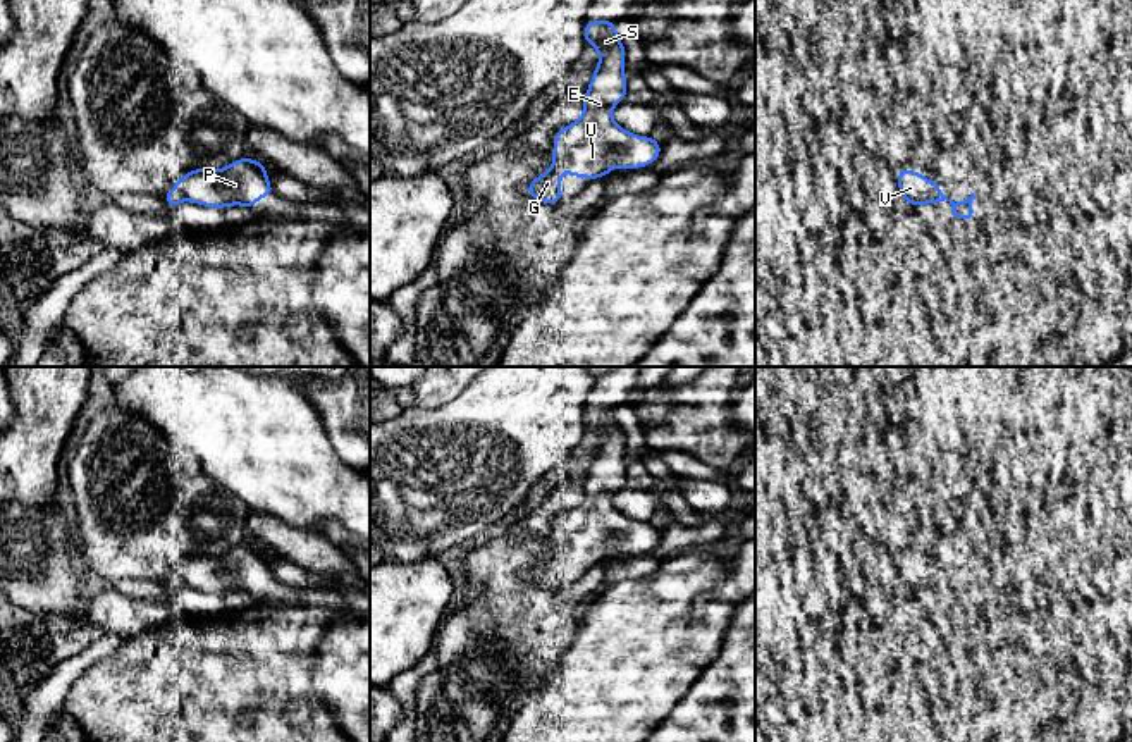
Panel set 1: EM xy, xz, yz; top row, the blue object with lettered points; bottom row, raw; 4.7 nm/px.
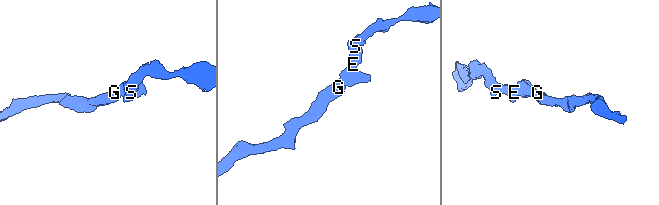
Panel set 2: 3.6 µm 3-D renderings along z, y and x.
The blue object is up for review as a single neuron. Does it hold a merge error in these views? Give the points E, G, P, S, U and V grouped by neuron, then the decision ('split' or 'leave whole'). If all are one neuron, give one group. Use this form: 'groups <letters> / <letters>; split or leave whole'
groups E G P S U V; leave whole

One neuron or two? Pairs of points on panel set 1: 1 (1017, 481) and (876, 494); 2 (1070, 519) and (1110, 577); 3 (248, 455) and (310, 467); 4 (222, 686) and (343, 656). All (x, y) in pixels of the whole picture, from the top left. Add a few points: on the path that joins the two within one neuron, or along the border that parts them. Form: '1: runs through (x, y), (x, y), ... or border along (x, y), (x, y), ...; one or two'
1: border along (993, 493), (1026, 517); two
2: runs through (1084, 532), (1110, 558), (1110, 563); one
3: runs through (264, 455), (274, 455), (286, 467), (295, 467); one
4: border along (327, 625), (313, 667), (313, 694), (322, 703); two

